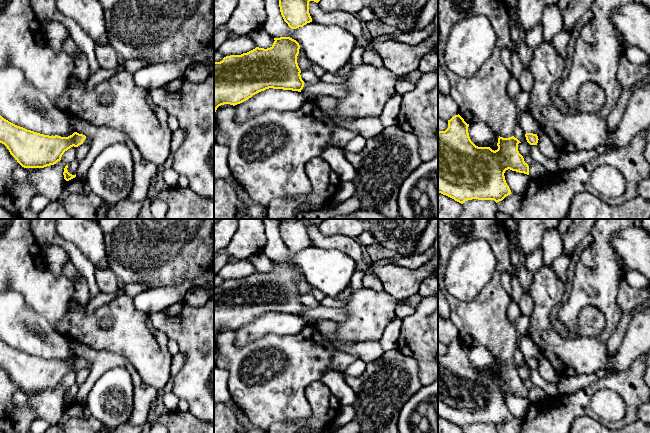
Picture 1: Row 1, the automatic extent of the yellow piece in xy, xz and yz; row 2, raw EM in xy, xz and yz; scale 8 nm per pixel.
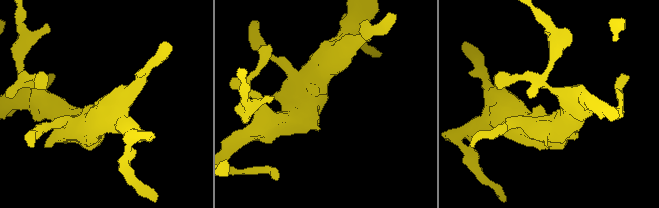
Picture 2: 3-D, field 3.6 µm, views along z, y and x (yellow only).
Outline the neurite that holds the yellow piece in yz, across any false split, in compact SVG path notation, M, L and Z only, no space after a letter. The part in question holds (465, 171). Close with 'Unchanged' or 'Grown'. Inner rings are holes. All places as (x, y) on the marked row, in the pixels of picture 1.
M458 114L448 120L448 128L438 131L438 193L463 204L467 200L502 201L511 194L504 173L510 169L529 175L529 166L518 151L521 143L514 136L498 138L498 149L478 147L470 139L469 124Z. Unchanged

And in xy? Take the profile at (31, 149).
M0 115L0 143L4 144L7 147L10 154L17 160L17 162L22 167L44 168L50 165L54 165L58 161L60 161L64 152L71 147L78 147L83 143L91 144L91 139L77 132L74 132L68 137L40 134L17 126L4 119Z. Grown

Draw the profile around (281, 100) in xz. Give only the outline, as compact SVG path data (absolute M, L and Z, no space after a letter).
M269 88L235 105L235 121L244 123L255 115L269 110L293 111L301 108L308 98L301 92Z

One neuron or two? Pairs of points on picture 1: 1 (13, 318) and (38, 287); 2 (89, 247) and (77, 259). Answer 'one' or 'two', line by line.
1: two
2: two

